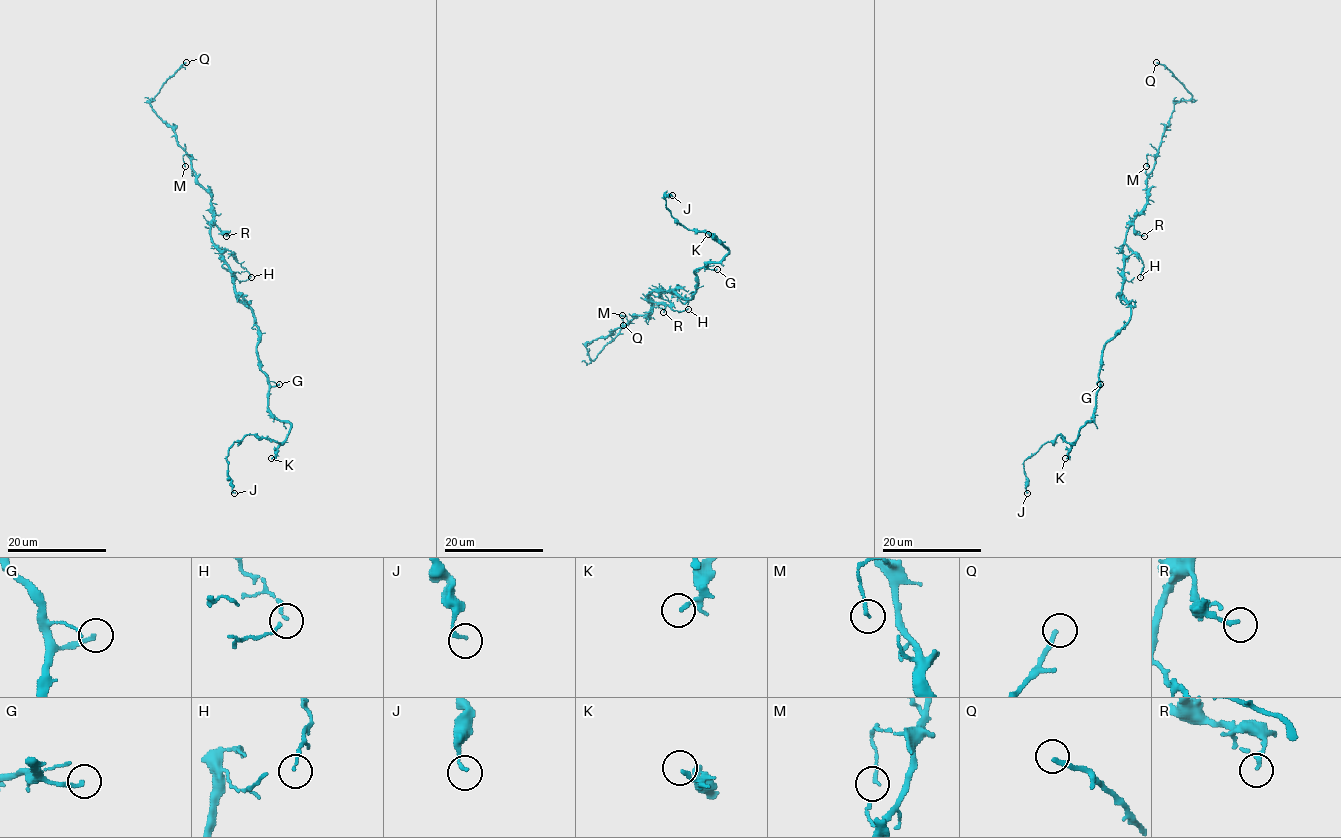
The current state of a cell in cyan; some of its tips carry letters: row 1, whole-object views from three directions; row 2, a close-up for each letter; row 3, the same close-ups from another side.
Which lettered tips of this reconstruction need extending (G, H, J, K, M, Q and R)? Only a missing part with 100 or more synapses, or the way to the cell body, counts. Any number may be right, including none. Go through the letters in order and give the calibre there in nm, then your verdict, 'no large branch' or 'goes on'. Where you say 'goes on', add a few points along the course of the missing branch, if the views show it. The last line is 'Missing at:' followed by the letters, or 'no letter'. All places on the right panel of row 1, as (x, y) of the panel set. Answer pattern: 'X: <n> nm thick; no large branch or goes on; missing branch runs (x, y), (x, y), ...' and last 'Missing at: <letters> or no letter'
G: 160 nm thick; no large branch
H: 90 nm thick; no large branch
J: 140 nm thick; no large branch
K: 150 nm thick; no large branch
M: 120 nm thick; no large branch
Q: 200 nm thick; goes on; missing branch runs (1156, 62), (1153, 58), (1161, 64), (1174, 49)
R: 160 nm thick; no large branch
Missing at: Q

